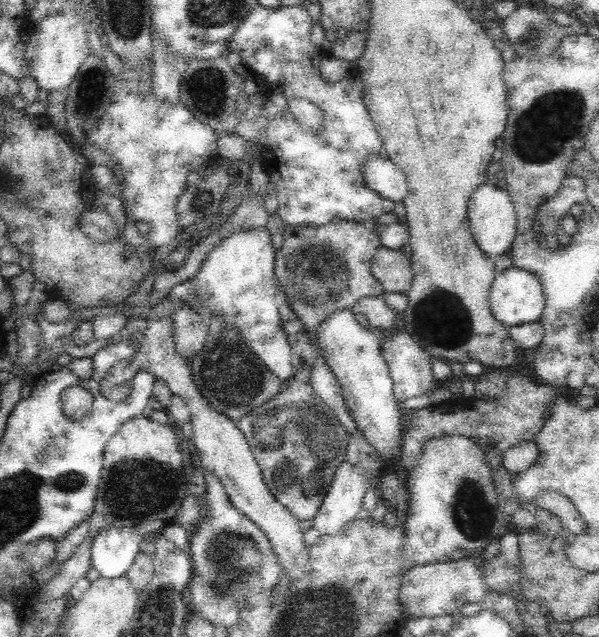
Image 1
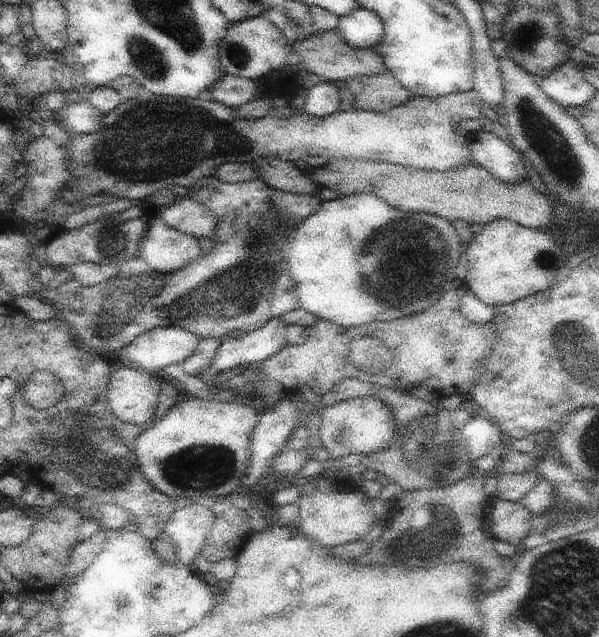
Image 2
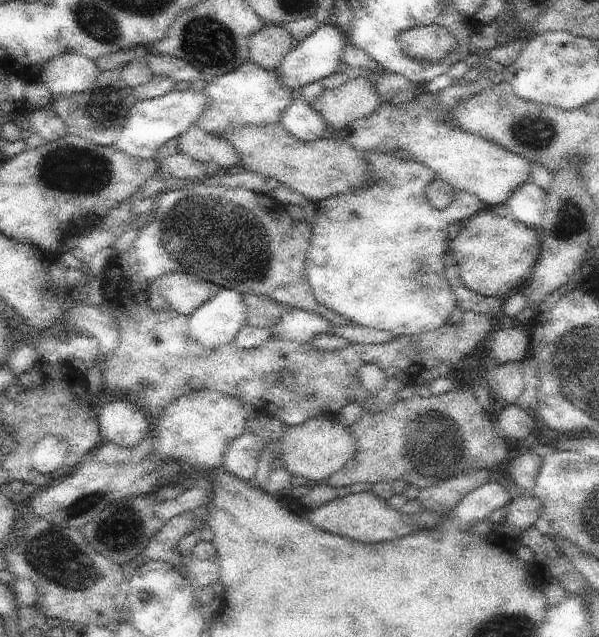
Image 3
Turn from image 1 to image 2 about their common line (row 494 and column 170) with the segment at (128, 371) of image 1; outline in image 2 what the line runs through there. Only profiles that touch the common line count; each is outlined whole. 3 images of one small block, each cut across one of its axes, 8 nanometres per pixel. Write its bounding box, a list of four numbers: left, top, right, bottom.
[139,214,204,273]

